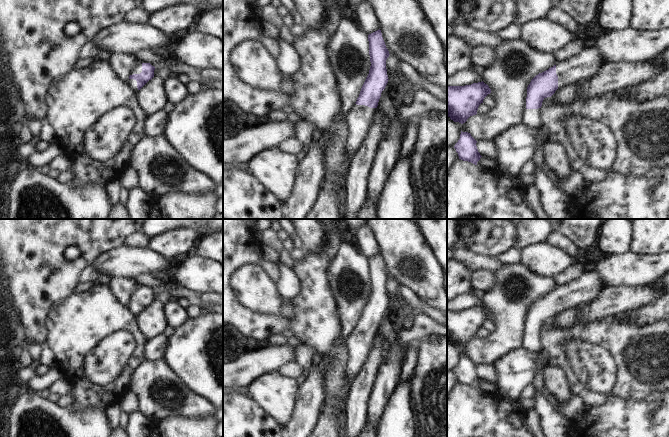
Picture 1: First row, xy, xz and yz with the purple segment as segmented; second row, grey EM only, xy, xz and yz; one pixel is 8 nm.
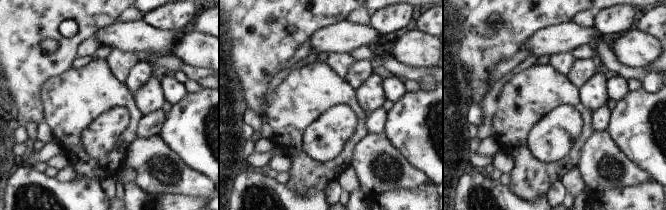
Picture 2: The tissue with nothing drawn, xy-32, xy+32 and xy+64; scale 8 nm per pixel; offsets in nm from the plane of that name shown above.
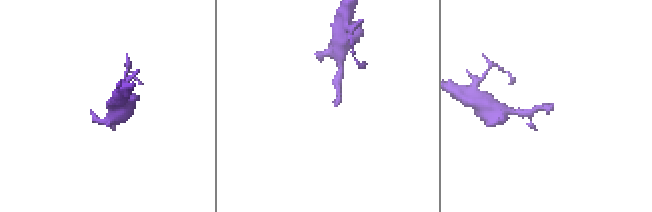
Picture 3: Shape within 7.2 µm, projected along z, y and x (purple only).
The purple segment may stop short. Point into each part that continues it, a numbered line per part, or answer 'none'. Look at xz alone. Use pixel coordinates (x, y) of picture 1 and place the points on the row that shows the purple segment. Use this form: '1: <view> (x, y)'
1: xz (359, 119)

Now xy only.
1: xy (137, 69)

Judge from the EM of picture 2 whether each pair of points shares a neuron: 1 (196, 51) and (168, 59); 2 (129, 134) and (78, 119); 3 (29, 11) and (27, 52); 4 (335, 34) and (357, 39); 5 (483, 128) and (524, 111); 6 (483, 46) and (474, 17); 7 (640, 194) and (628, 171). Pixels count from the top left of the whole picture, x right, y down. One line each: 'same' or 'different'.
1: different
2: same
3: same
4: same
5: different
6: same
7: different

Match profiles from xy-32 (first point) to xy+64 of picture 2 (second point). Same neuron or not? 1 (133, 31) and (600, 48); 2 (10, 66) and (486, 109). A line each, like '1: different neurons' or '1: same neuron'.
1: different neurons
2: different neurons

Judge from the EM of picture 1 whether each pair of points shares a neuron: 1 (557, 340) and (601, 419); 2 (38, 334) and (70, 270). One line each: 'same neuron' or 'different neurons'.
1: different neurons
2: same neuron

